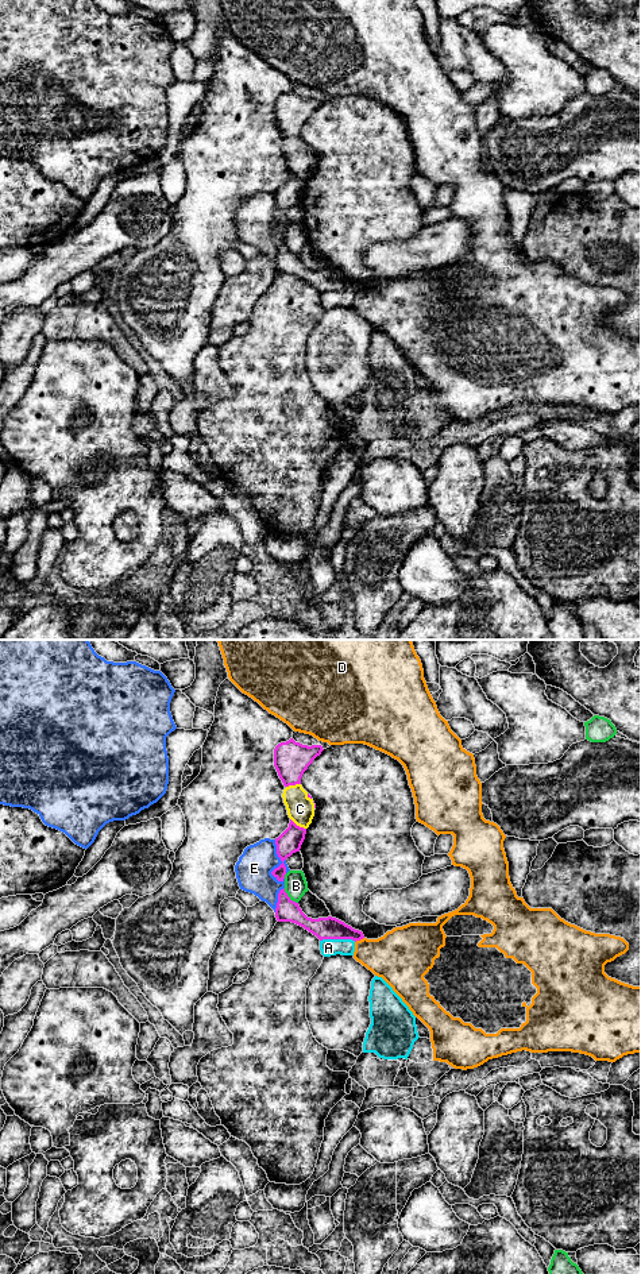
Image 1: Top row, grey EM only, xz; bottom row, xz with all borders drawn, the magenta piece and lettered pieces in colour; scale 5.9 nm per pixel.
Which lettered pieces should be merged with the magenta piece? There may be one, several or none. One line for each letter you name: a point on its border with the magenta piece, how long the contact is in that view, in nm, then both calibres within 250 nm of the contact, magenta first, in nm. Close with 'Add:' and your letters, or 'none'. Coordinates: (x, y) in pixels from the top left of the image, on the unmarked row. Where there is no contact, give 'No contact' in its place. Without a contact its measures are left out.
Add: none

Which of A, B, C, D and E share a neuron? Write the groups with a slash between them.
A / B / C / D / E

